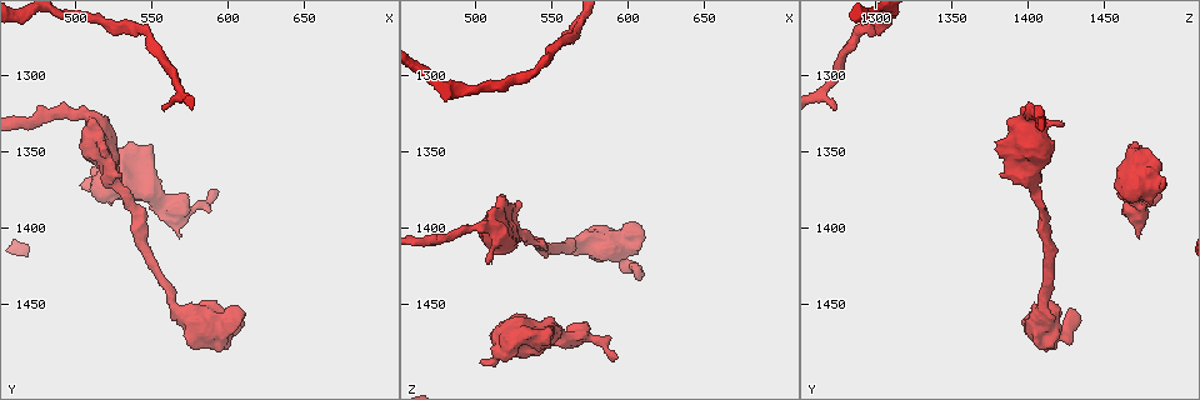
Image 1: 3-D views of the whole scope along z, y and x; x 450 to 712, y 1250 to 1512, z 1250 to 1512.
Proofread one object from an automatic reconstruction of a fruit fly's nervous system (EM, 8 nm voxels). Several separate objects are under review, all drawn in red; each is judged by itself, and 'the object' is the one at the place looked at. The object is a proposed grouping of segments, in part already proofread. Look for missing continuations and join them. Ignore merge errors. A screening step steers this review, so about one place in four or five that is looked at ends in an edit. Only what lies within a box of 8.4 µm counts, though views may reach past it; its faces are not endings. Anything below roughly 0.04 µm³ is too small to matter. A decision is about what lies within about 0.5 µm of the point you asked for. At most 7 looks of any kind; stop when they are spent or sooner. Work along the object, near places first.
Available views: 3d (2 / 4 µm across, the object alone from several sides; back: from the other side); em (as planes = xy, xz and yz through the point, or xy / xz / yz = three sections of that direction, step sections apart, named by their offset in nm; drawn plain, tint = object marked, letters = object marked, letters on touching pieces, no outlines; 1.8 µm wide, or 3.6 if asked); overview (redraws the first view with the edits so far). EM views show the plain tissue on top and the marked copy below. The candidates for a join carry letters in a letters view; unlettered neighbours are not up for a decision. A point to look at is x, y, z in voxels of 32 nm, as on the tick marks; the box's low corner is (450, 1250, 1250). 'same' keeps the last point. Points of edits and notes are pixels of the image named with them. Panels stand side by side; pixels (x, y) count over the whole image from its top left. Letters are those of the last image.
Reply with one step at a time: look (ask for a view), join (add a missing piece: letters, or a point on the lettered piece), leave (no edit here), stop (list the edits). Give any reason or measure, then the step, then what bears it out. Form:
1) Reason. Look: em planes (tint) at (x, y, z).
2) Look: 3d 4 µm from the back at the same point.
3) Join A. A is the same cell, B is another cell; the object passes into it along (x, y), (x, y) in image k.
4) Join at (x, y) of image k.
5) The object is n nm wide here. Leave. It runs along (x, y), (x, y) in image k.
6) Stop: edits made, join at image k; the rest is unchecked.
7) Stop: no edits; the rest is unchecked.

Long arm stops here. Look: em xy step 4 (tint) at (606, 1452, 1430).

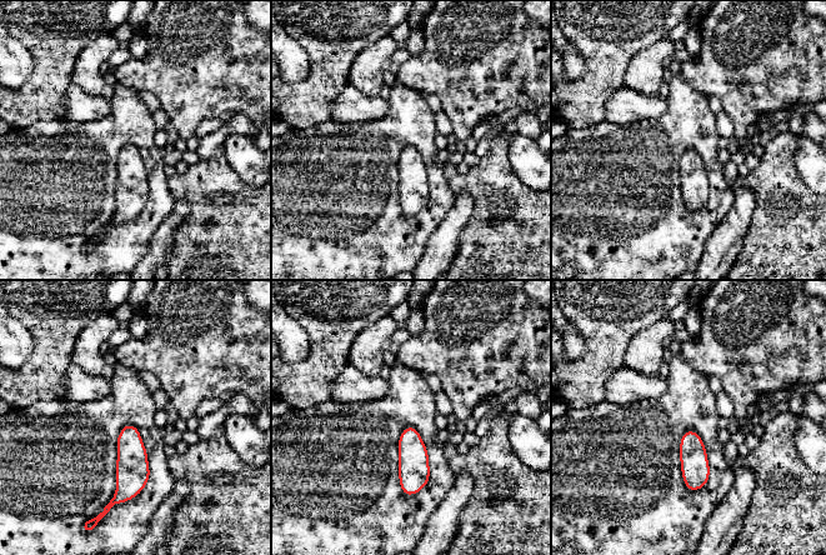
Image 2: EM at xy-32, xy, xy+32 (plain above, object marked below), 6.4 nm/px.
See the neighbours. Look: em xy step 4 (letters) at the same point.

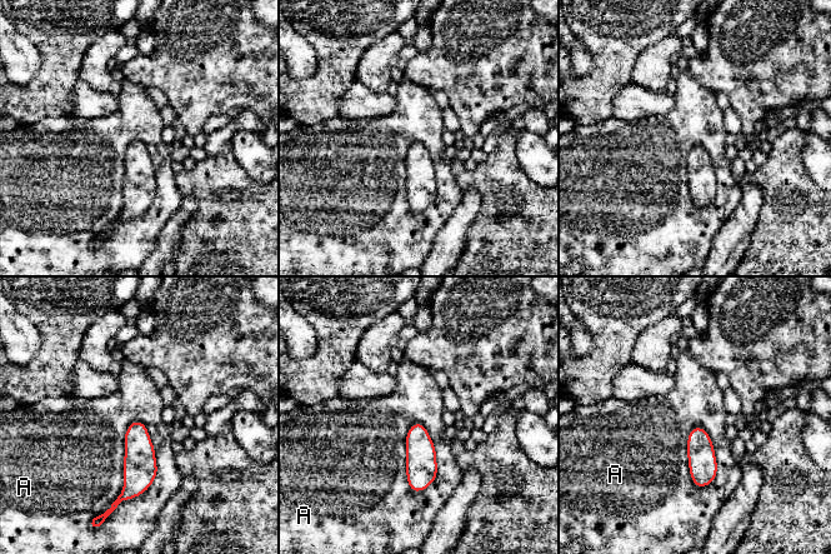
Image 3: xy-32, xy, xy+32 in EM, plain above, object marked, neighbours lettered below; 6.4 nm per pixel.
The object is 150 nm wide here. Leave. A is another cell; a border runs along (139, 419), (126, 429), (115, 500) in image 3; no lettered piece goes on from it.

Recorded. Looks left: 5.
Free end. Look: 3d 4 µm at (502, 1374, 1488).

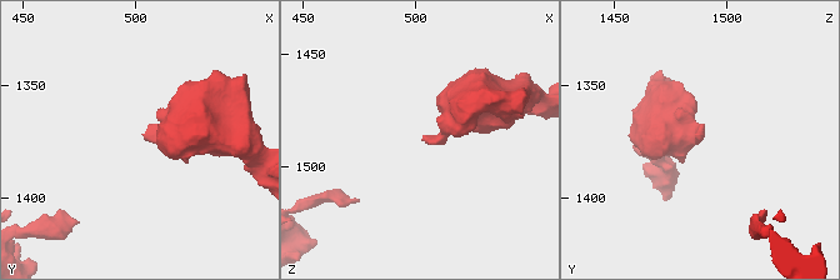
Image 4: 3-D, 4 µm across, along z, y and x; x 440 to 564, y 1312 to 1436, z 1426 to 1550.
Look: em yz step 8 (tint) at (504, 1371, 1485).

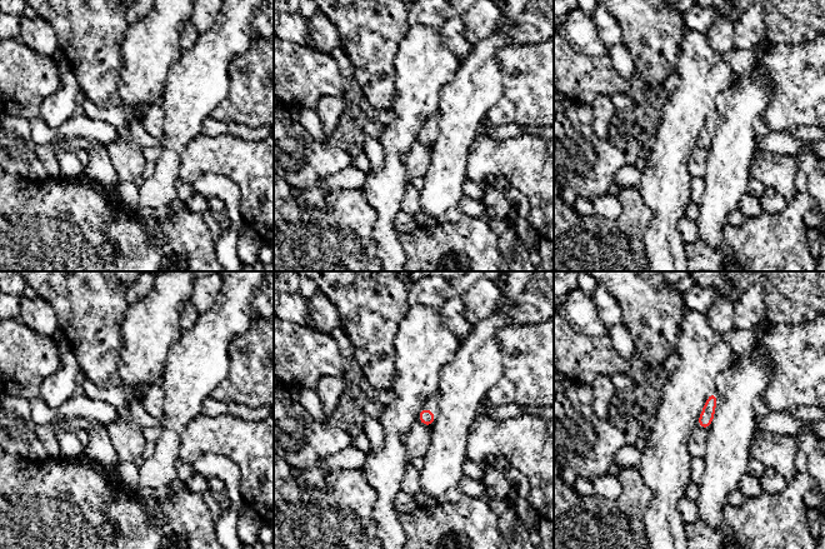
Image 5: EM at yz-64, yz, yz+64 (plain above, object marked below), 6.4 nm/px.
See the neighbours. Look: em yz step 8 (letters) at the same point.

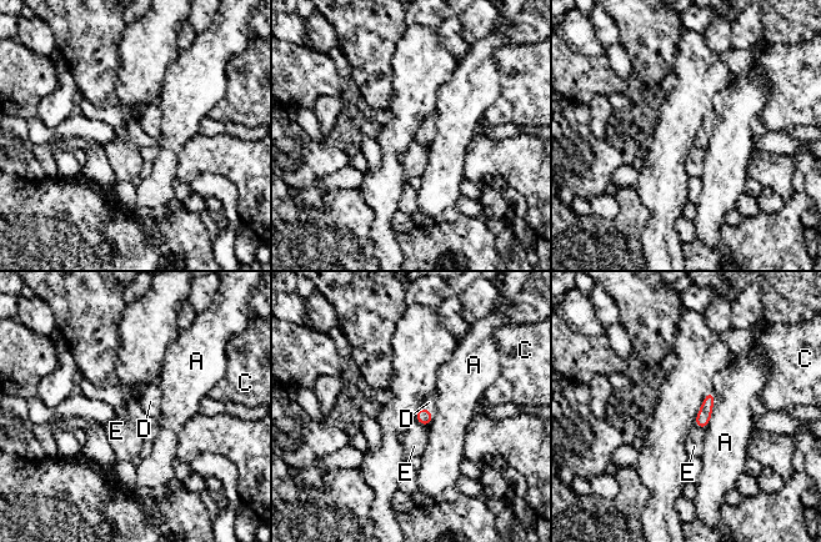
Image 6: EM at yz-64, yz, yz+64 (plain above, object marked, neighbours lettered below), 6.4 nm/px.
The longest contact is with A, 260 nm. Join D. D is the same cell, A, C and E are other cells; the object passes into it along (424, 416), (426, 408), (429, 402) in image 6; it goes on there.

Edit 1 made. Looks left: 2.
Tapers out. Look: em 3.6 µm xz step 8 (letters) at (556, 1320, 1272).

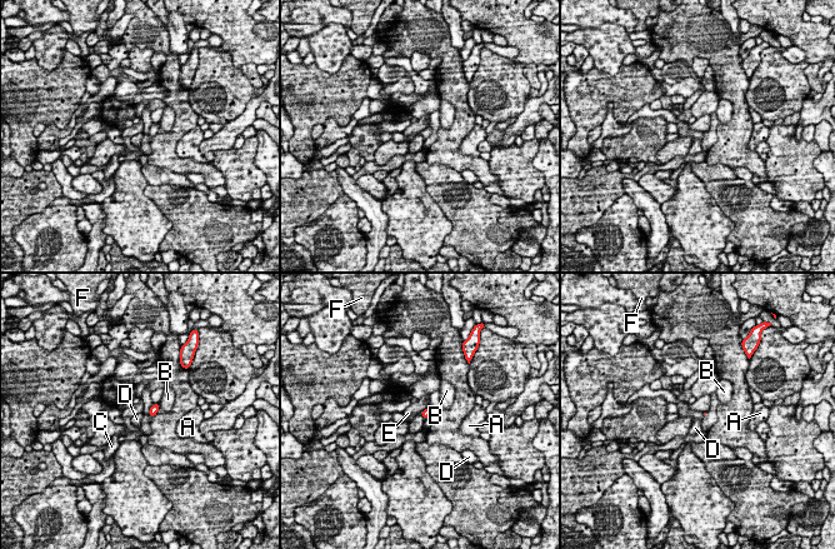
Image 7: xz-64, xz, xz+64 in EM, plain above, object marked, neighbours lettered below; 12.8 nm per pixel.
Leave. A, B, C, D, E and F are other cells; a border runs along (428, 407), (420, 413) in image 7; no lettered piece goes on from it.

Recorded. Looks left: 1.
Stop: edits made, join at image 6; the rest is unchecked.

